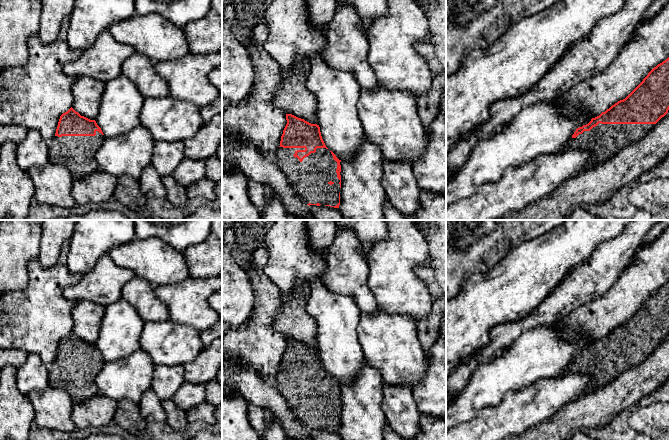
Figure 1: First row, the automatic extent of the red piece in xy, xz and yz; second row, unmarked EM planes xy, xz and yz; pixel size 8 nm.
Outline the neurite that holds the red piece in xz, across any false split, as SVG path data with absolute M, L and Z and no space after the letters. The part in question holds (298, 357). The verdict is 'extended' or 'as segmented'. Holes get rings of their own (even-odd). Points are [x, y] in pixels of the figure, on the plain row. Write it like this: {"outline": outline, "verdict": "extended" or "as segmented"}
{"outline": "M286 338L286 344L280 370L272 381L274 386L286 400L294 416L307 429L339 432L341 384L326 371L319 349L311 348L292 338Z", "verdict": "extended"}

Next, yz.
{"outline": "M670 280L654 291L643 305L623 324L612 329L599 340L592 342L591 345L576 353L568 369L577 367L580 370L609 369L614 371L614 378L627 371L639 363L645 361L655 350L655 348L664 341L670 333Z", "verdict": "extended"}

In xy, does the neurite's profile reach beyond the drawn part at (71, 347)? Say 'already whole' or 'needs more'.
needs more

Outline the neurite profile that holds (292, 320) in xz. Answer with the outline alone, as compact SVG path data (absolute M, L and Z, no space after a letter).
M302 284L288 295L281 295L281 304L275 315L273 327L285 338L292 338L318 349L317 324L306 310L309 293L309 285Z

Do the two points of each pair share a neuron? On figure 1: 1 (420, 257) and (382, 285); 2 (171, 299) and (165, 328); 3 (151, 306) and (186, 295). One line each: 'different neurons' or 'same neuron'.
1: same neuron
2: different neurons
3: different neurons

